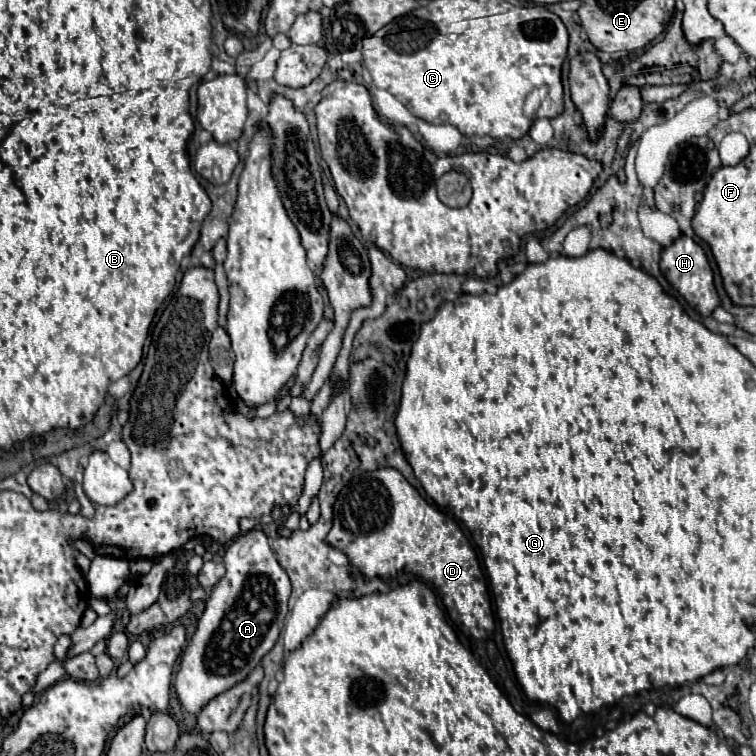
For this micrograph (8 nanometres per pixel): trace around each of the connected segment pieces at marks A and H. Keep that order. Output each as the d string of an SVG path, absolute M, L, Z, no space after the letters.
M252 529L244 535L240 535L224 555L224 567L226 575L218 581L218 585L212 589L206 609L202 617L198 619L198 631L194 631L188 647L182 653L180 669L174 679L176 695L182 703L182 707L190 713L198 713L212 697L220 695L222 691L230 689L232 685L244 681L262 661L262 657L274 647L284 617L288 613L288 597L290 597L290 579L286 571L276 561L268 537L260 529Z
M682 235L682 237L676 239L670 247L666 247L666 249L662 251L660 267L662 267L664 275L668 277L668 281L680 291L680 295L682 295L702 317L712 315L712 311L720 305L720 297L718 297L716 287L714 287L712 267L710 267L710 263L708 263L708 257L706 257L704 249L702 249L694 239Z

